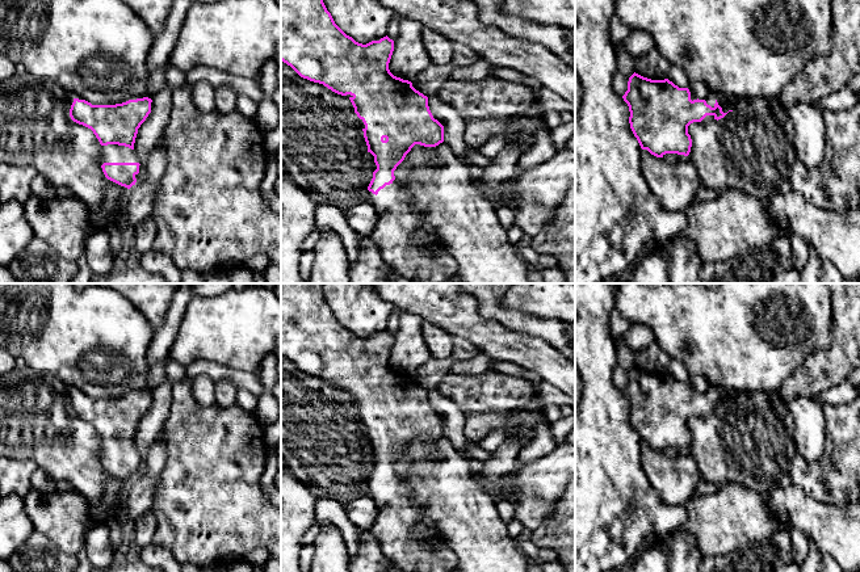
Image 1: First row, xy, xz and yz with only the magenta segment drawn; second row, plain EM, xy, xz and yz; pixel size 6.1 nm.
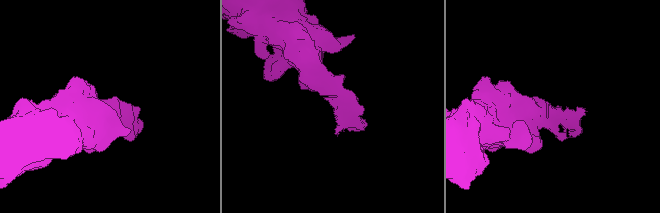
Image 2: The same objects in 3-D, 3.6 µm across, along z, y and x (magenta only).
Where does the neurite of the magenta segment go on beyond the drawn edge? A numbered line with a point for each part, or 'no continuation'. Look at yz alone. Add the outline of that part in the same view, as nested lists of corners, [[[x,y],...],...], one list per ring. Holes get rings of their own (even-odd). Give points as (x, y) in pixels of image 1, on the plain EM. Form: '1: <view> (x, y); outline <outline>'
1: yz (724, 395); outline [[[709,387],[709,390],[705,392],[706,398],[714,401],[714,398],[717,396],[723,407],[727,407],[729,404],[741,404],[742,401],[746,400],[746,395],[738,395],[738,396],[731,396],[729,390],[721,388],[721,387]]]

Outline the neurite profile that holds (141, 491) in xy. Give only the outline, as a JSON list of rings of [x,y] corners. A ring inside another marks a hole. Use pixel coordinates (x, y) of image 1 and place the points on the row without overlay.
[[[140,472],[127,485],[125,517],[129,525],[133,525],[138,518],[150,514],[154,501],[159,475],[148,475]]]

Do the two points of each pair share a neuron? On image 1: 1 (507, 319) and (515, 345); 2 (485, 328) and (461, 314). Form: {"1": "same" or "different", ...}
{"1": "different", "2": "same"}

